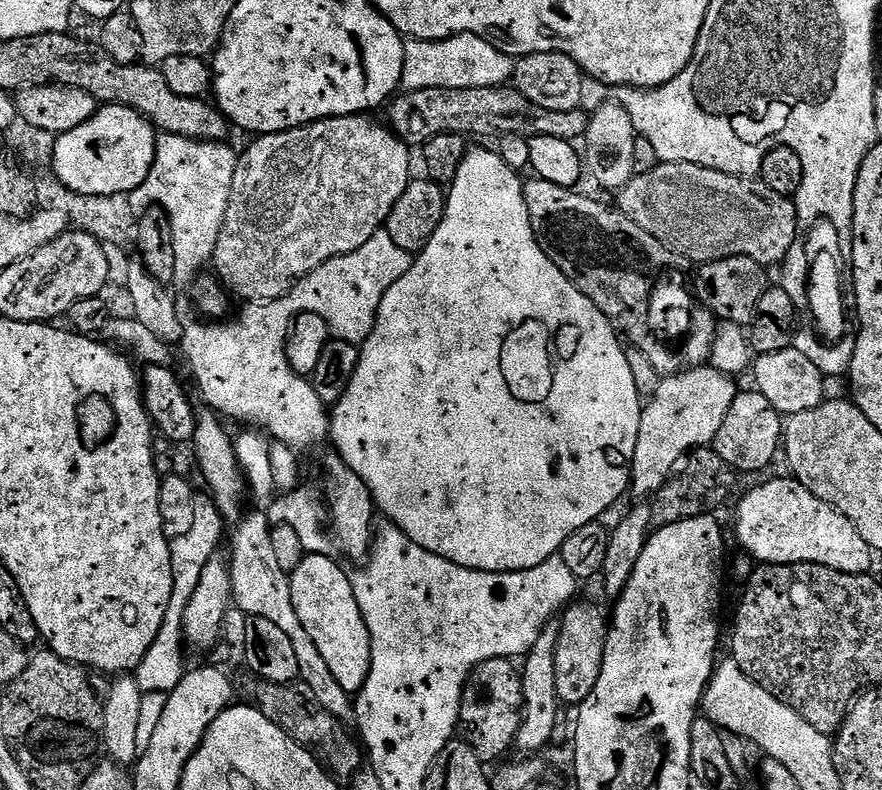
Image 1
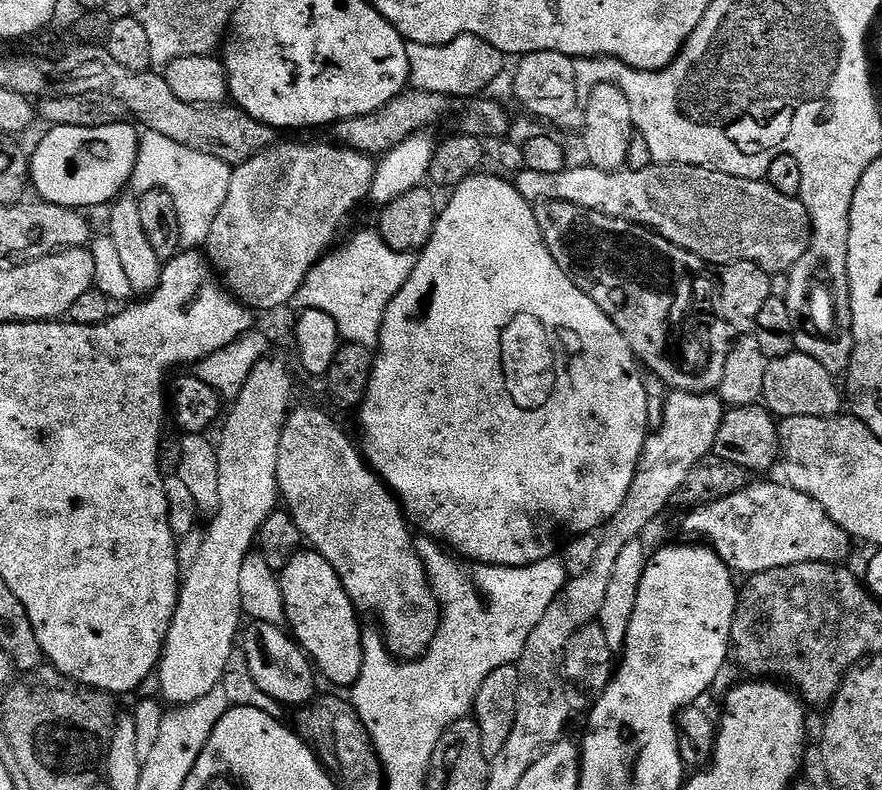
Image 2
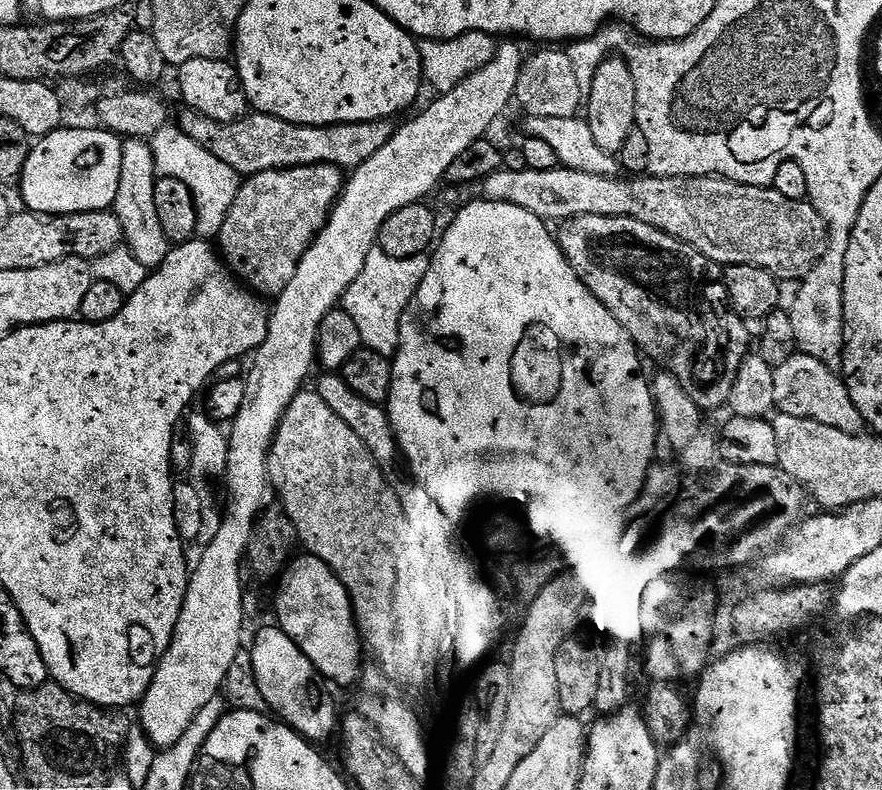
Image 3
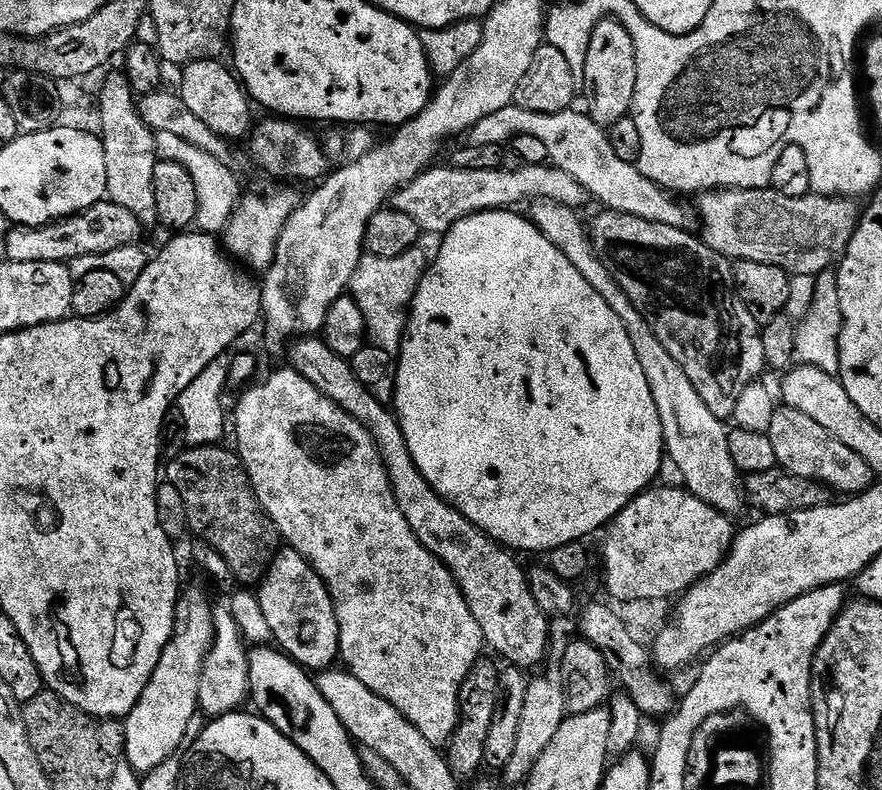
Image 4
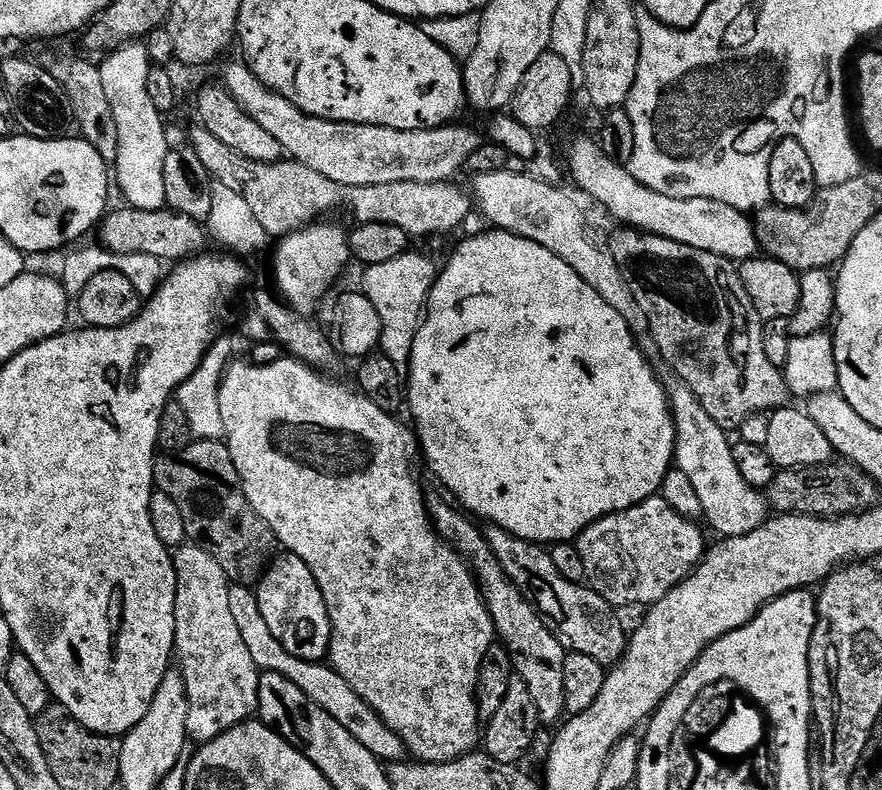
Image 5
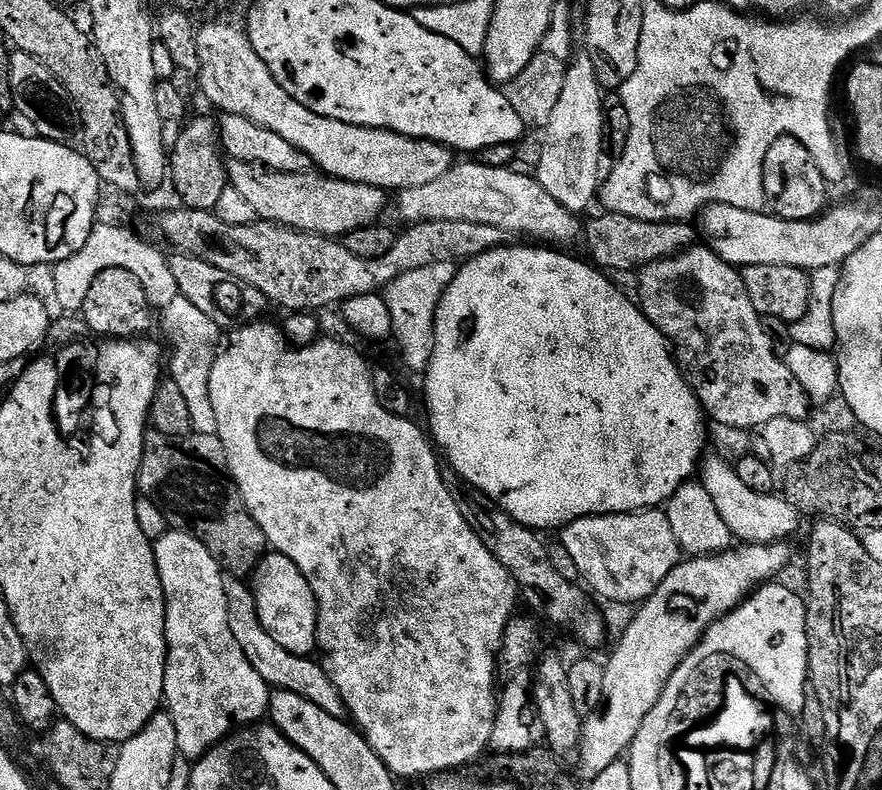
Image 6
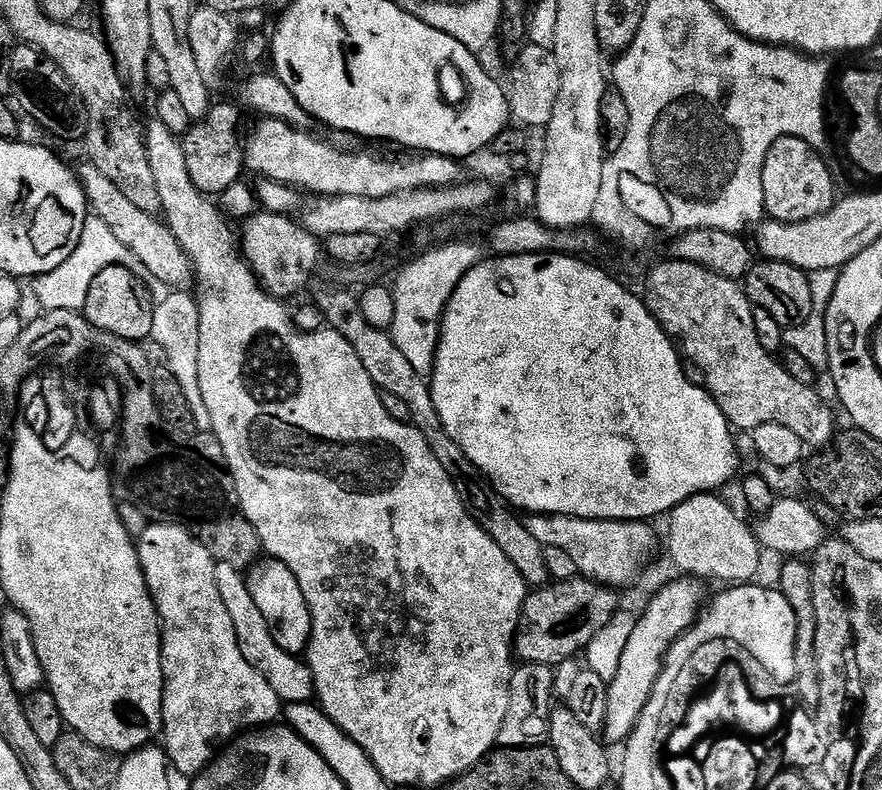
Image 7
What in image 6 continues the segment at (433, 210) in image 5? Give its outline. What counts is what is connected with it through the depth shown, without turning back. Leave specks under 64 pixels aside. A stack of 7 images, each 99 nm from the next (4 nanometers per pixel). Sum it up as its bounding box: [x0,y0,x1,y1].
[228,159,390,238]

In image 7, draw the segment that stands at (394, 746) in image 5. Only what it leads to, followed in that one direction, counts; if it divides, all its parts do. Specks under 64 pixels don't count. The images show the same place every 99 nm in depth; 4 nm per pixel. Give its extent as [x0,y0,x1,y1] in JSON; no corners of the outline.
[216,564,316,705]

